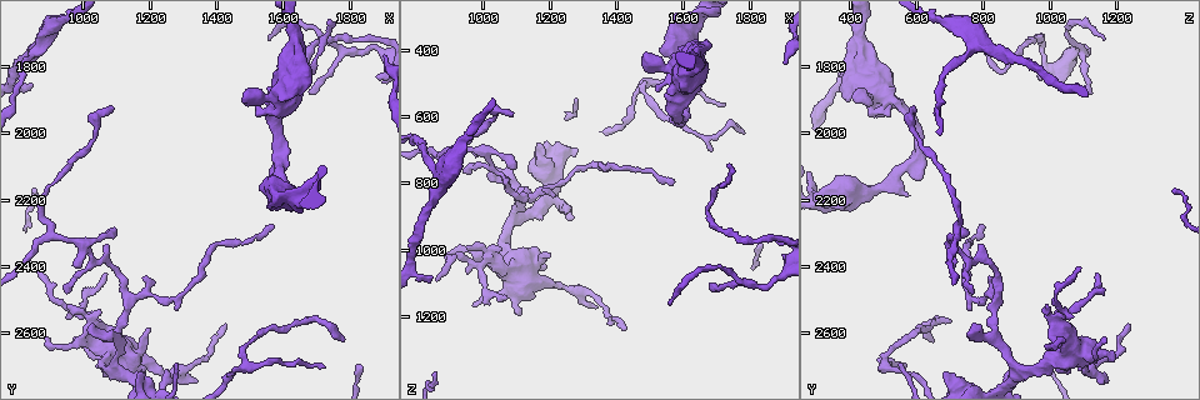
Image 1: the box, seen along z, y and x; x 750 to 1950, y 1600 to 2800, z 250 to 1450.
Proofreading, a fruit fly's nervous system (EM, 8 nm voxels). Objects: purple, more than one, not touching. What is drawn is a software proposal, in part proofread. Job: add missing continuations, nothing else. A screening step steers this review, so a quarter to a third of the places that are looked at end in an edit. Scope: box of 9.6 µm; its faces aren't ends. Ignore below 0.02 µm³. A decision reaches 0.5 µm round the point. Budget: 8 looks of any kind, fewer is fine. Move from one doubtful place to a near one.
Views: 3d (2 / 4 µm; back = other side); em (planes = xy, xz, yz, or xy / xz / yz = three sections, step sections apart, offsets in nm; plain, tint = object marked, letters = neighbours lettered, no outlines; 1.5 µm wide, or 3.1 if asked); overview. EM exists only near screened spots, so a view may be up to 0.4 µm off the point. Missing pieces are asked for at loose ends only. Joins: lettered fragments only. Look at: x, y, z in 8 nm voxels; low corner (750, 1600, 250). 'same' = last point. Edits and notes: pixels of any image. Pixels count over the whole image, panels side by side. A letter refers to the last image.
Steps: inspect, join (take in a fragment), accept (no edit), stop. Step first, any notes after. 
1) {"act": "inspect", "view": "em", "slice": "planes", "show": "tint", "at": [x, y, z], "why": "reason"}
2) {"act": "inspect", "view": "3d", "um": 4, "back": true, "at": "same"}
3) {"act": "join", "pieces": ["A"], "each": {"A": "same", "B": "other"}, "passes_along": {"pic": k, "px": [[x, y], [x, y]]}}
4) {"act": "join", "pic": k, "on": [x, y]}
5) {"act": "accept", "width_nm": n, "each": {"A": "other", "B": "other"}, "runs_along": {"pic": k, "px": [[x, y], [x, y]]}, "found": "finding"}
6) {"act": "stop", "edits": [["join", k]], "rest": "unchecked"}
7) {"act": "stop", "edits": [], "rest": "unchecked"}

{"act": "inspect", "view": "3d", "um": 4, "at": [1670, 1880, 1110], "why": "tapers out"}

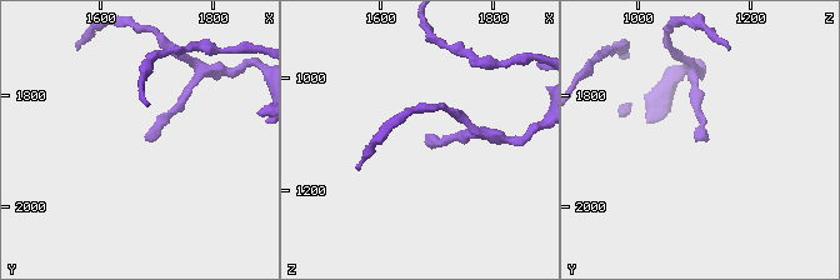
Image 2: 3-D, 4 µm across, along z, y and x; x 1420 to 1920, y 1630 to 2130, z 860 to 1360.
{"act": "inspect", "view": "em", "slice": "planes", "show": "letters", "at": [1675, 1875, 1110], "why": "shape alone is not enough"}

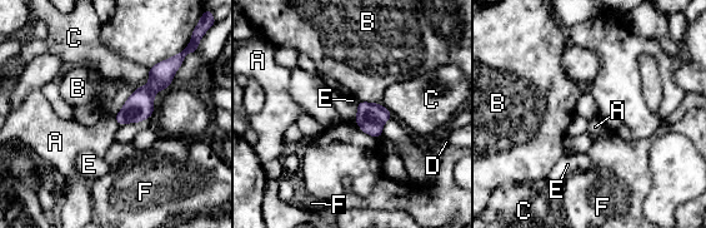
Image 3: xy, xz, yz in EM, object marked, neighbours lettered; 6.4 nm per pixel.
{"act": "accept", "each": {"A": "other", "B": "other", "C": "other", "D": "other", "E": "other", "F": "other"}, "border": {"pic": 3, "px": [[114, 118], [119, 124]]}, "found": "none of them fits"}

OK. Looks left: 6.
{"act": "inspect", "view": "em", "slice": "planes", "show": "plain", "at": [1090, 2310, 750]}

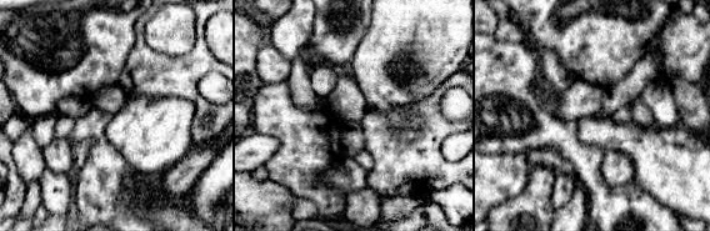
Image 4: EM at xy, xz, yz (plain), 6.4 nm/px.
{"act": "inspect", "view": "em", "slice": "planes", "show": "tint", "at": "same", "why": "with the object marked"}

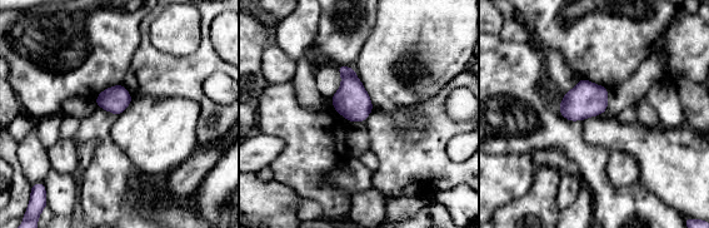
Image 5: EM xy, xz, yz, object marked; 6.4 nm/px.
{"act": "inspect", "view": "em", "slice": "planes", "show": "letters", "at": "same"}

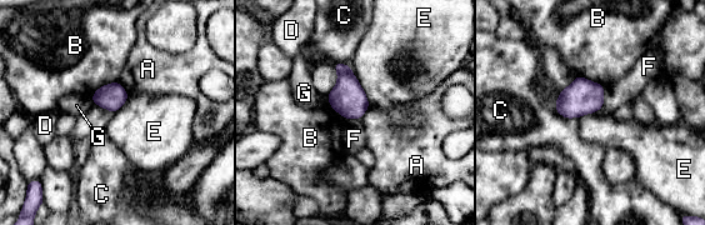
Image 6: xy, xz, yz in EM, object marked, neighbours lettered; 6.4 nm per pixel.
{"act": "accept", "each": {"A": "other", "B": "other", "C": "other", "D": "other", "E": "other", "F": "other", "G": "other"}, "border": {"pic": 6, "px": [[554, 106], [564, 116], [576, 118]]}, "found": "no lettered fragment goes on from it"}

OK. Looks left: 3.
{"act": "inspect", "view": "em", "slice": "xz", "step": 8, "show": "letters", "at": [850, 2400, 1090], "why": "free end"}

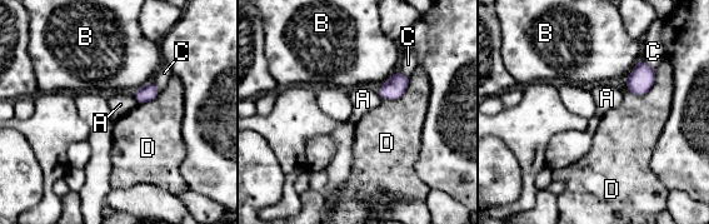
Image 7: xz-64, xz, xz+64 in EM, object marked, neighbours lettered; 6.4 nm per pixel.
{"act": "inspect", "view": "em", "slice": "planes", "show": "letters", "at": "same"}

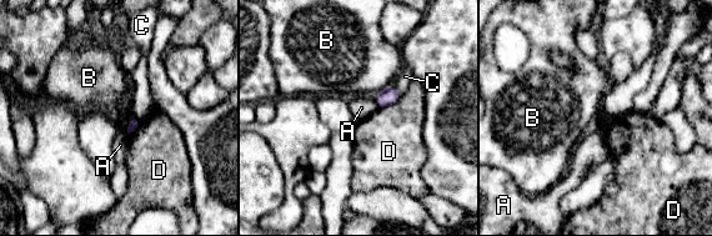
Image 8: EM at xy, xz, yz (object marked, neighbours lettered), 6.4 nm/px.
{"act": "accept", "each": {"A": "other", "B": "other", "C": "other", "D": "other"}, "found": "none of them fits"}

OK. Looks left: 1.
{"act": "stop", "edits": [], "rest": "unchecked"}

